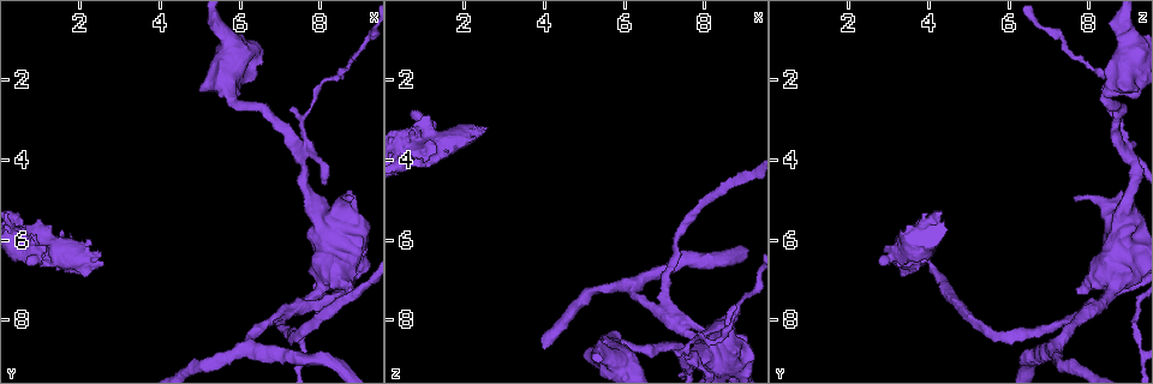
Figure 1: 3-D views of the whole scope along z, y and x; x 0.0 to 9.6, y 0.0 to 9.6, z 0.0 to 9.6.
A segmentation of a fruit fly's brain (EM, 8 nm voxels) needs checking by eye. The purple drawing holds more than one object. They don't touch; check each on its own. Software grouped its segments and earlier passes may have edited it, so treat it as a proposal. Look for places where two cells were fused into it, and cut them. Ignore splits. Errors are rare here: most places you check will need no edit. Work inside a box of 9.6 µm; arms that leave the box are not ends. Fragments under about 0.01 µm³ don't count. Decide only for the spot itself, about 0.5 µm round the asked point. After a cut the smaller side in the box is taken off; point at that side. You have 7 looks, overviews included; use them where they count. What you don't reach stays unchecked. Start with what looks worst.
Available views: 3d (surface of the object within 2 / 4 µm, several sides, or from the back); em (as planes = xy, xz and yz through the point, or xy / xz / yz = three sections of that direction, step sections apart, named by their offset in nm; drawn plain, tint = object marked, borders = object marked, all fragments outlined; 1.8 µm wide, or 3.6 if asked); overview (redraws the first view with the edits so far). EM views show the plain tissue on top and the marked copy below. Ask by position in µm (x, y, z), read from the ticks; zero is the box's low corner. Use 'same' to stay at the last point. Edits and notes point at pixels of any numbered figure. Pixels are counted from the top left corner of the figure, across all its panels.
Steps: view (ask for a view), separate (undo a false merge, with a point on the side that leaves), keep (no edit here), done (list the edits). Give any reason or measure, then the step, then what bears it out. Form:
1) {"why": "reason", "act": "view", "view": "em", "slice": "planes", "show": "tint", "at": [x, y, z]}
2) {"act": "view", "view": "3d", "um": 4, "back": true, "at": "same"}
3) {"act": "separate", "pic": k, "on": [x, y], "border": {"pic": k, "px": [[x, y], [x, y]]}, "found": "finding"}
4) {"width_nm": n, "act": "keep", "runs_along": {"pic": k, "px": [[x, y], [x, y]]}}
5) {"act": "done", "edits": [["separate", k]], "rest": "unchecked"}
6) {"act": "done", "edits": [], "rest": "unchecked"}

{"why": "sharp bend", "act": "view", "view": "3d", "um": 2, "at": [7.55, 3.80, 9.00]}

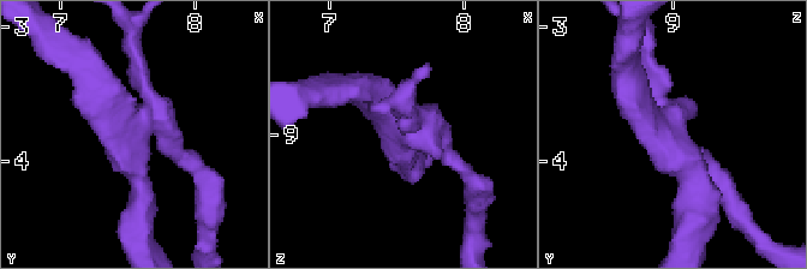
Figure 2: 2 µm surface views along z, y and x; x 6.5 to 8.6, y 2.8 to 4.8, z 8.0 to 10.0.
{"arms": 4, "why": "need the tissue", "act": "view", "view": "em", "slice": "planes", "show": "tint", "at": [7.54, 3.80, 9.00]}

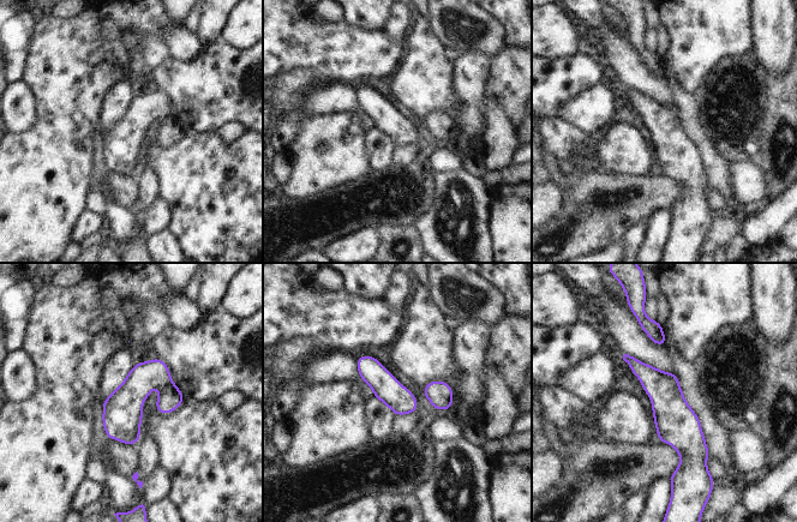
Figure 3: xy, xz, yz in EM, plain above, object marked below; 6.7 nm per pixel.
{"act": "separate", "pic": 3, "on": [171, 397], "border": {"pic": 3, "px": [[171, 379], [159, 386]]}, "found": "two cells meet here"}

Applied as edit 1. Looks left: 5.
{"why": "thick turns thin", "act": "view", "view": "3d", "um": 4, "at": [8.45, 5.15, 8.45]}

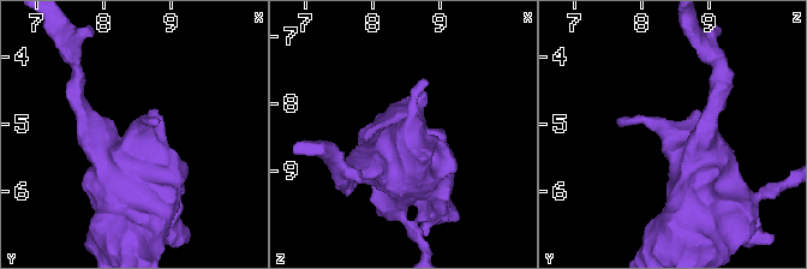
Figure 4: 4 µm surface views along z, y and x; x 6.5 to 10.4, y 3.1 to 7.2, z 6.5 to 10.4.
{"act": "view", "view": "em", "um": 3.6, "slice": "planes", "show": "tint", "at": [8.50, 5.15, 8.45]}

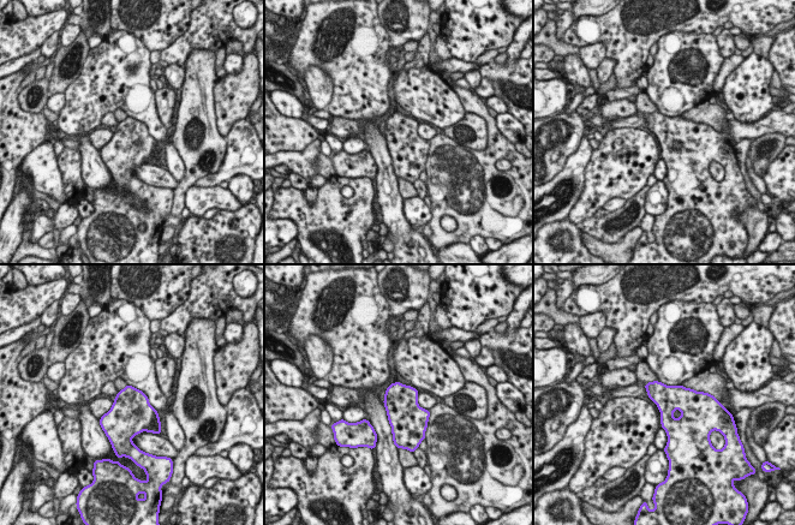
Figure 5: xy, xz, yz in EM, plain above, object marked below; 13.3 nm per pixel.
{"width_nm": 440, "act": "keep", "found": "continuous, no second cell"}

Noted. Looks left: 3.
{"act": "done", "edits": [["separate", 3]], "rest": "unchecked"}

